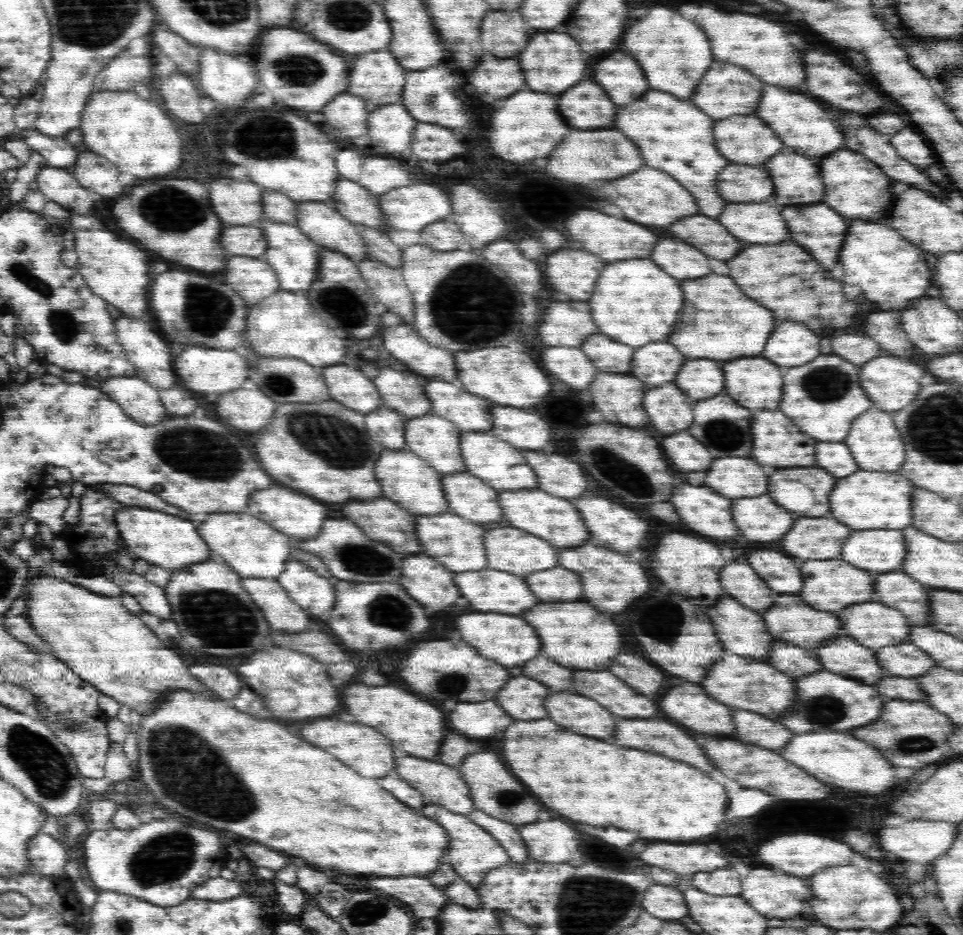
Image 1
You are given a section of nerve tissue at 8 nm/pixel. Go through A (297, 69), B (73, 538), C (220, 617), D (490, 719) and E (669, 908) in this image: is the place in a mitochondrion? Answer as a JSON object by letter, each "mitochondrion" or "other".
{"A":"mitochondrion","B":"other","C":"mitochondrion","D":"other","E":"other"}

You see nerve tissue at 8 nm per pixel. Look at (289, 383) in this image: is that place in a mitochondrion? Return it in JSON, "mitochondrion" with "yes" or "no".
{"mitochondrion":"yes"}

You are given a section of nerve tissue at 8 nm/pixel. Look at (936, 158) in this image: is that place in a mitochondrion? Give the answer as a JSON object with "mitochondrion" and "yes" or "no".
{"mitochondrion":"no"}

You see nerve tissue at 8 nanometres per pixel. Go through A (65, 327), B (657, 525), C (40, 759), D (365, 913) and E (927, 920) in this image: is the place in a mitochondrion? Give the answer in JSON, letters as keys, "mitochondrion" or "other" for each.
{"A":"mitochondrion","B":"other","C":"mitochondrion","D":"mitochondrion","E":"mitochondrion"}

